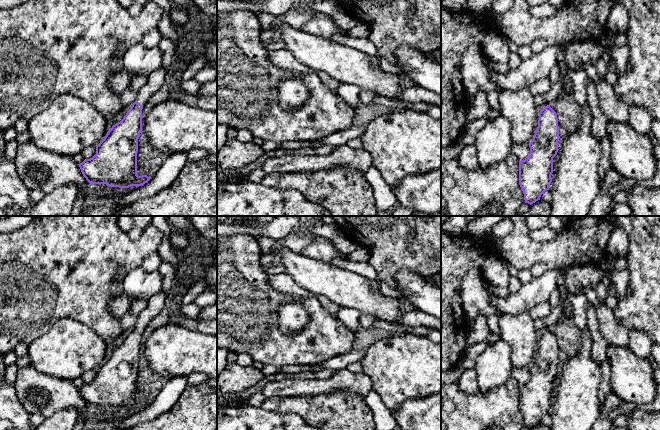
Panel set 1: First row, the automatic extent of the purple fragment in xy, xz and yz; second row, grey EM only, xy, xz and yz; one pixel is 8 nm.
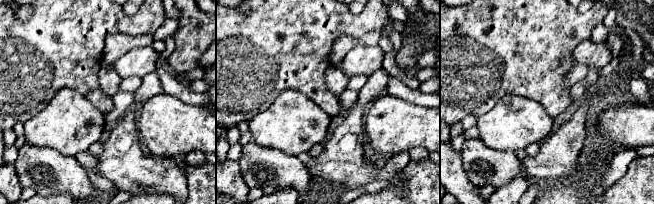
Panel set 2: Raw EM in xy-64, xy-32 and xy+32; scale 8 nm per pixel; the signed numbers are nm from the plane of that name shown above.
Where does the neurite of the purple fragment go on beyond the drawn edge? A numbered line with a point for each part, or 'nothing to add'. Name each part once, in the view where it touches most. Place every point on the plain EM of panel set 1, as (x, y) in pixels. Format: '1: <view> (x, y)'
1: xy (155, 305)

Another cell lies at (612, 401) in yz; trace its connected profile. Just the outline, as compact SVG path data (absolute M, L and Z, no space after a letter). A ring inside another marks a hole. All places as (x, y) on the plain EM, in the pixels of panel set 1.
M614 393L606 397L605 403L601 405L601 411L599 418L592 427L592 430L616 430L613 426L613 420L609 418L609 414L612 410L617 409L622 400Z

